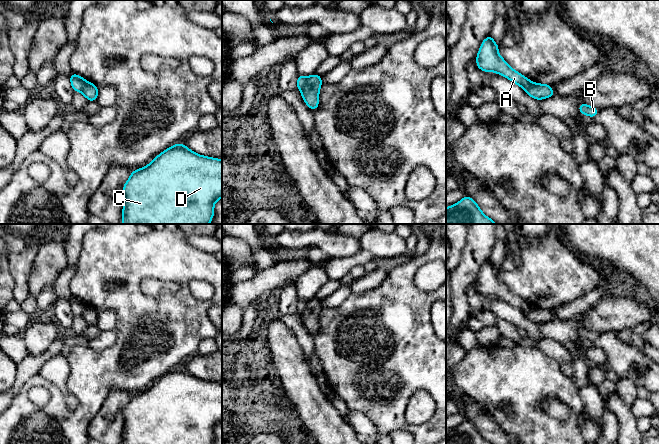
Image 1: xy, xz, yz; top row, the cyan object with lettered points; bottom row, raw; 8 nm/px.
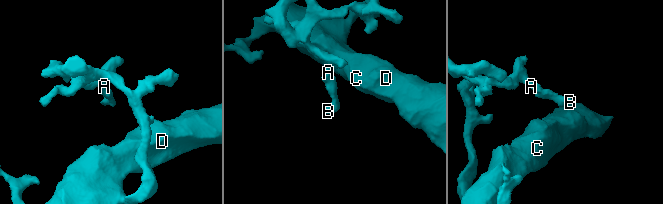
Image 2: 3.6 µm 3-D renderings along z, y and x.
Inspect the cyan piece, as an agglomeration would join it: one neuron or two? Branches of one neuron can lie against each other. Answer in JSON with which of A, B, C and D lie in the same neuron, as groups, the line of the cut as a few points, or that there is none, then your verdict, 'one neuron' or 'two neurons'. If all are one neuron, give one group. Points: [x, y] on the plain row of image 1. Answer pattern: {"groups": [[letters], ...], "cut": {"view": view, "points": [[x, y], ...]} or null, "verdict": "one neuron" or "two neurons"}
{"groups": [["A", "C", "D"], ["B"]], "cut": {"view": "xz", "points": [[308, 301], [305, 309], [300, 314]]}, "verdict": "two neurons"}

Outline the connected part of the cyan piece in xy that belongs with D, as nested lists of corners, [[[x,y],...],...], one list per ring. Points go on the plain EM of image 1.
[[[183,367],[175,368],[149,389],[132,395],[123,417],[122,444],[212,444],[214,427],[222,421],[222,384],[196,378]]]

